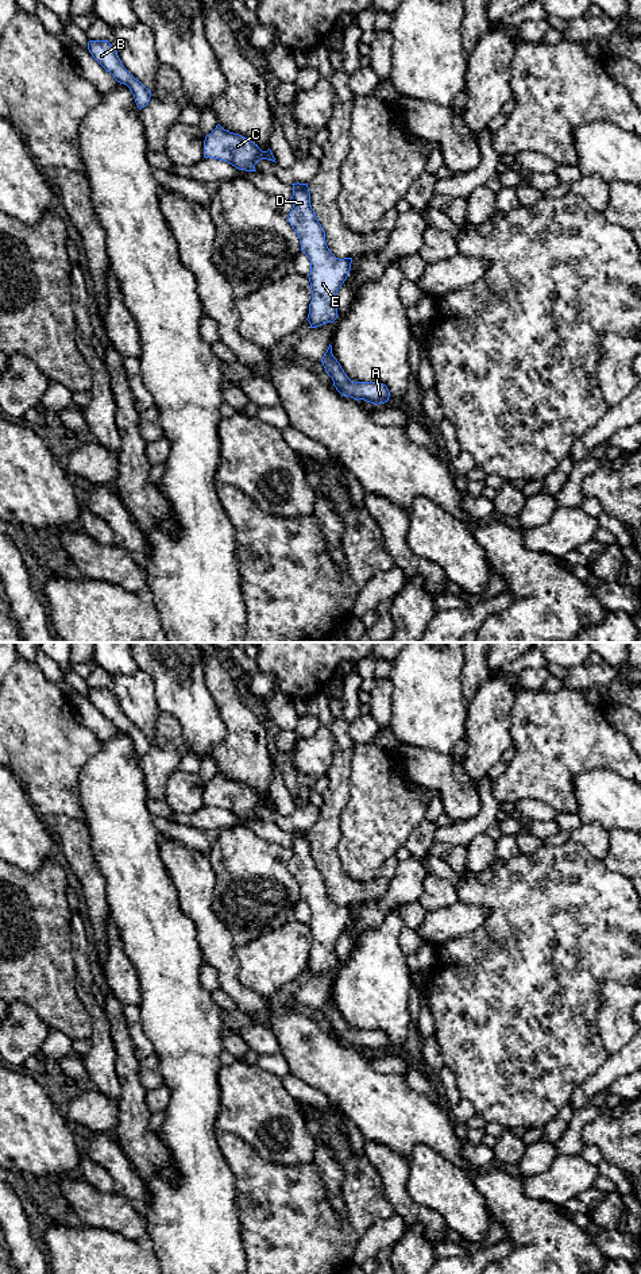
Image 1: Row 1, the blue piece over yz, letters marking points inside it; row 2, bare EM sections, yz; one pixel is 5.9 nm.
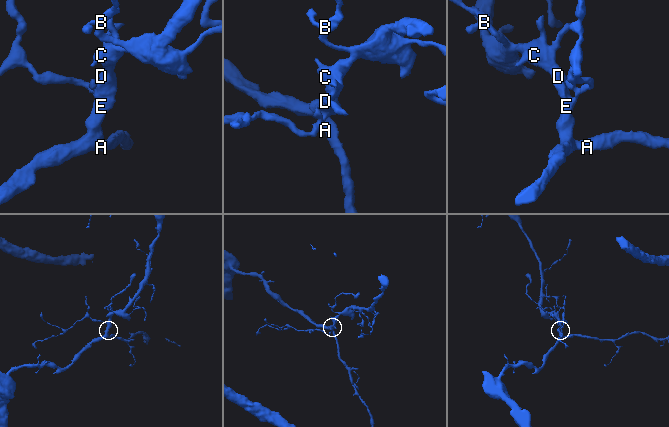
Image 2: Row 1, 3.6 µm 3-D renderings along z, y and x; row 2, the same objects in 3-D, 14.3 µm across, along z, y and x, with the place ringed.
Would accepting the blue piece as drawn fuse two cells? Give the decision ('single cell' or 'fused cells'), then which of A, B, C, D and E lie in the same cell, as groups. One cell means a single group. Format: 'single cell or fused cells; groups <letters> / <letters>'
single cell; groups A B C D E

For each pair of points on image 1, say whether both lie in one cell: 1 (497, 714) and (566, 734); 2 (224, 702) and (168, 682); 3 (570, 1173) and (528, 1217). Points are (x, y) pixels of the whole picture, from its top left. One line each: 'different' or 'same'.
1: different
2: different
3: different

